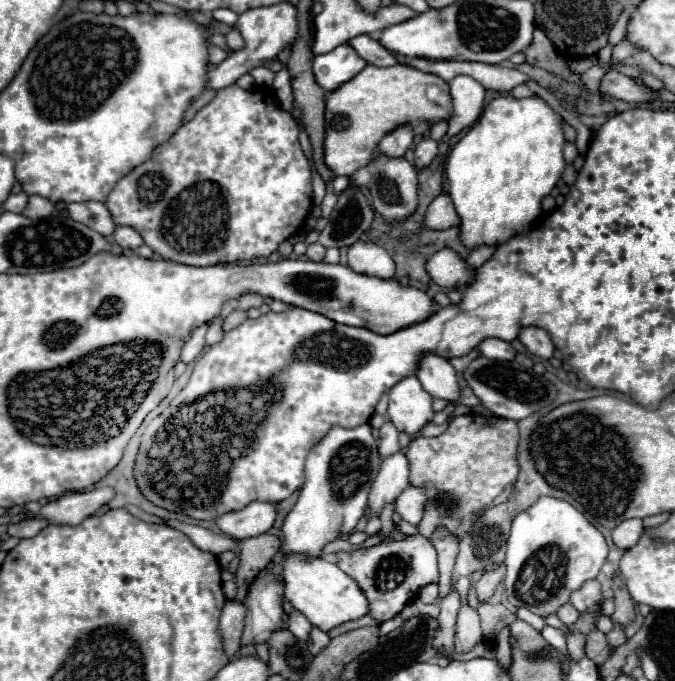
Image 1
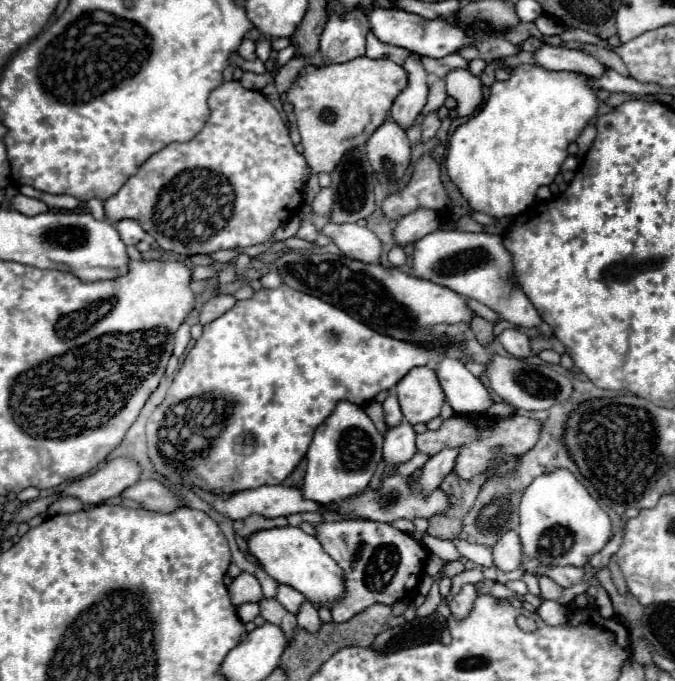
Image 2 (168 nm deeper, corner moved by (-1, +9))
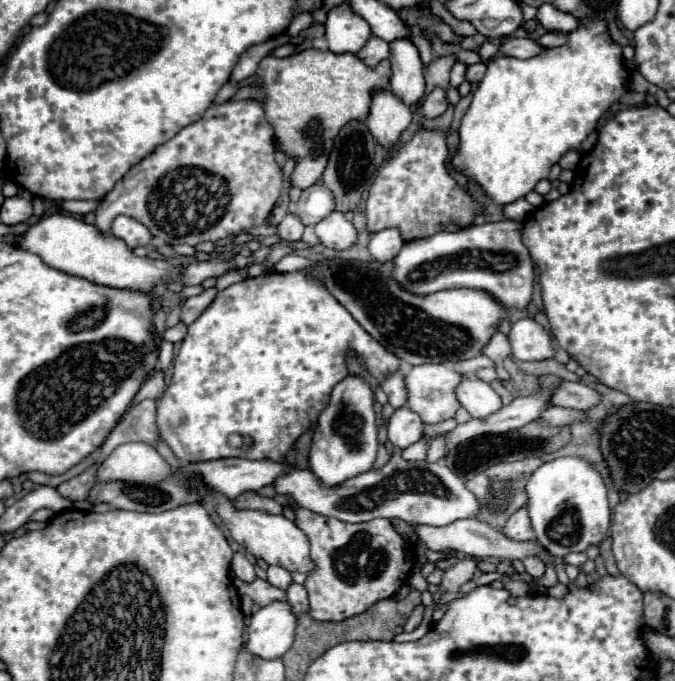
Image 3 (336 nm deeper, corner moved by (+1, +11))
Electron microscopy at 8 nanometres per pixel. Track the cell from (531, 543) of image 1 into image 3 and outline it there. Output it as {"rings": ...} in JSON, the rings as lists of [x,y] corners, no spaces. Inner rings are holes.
{"rings":[[[558,457],[540,465],[526,485],[528,511],[536,537],[556,557],[602,543],[610,527],[610,505],[600,471],[582,457]]]}

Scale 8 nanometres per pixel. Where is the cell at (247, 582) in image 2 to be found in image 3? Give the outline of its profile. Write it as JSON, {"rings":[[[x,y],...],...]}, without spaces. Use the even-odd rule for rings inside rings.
{"rings":[[[234,553],[234,557],[232,557],[232,571],[234,571],[234,575],[238,577],[238,579],[242,579],[242,581],[252,581],[254,577],[256,577],[256,573],[254,573],[254,565],[250,563],[250,559],[244,555],[244,553]]]}

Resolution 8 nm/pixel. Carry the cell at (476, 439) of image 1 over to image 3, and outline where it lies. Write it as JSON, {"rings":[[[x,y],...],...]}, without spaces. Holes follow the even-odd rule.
{"rings":[[[550,407],[540,417],[548,425],[568,425],[574,421],[586,421],[586,413],[578,409],[566,409],[566,407]]]}

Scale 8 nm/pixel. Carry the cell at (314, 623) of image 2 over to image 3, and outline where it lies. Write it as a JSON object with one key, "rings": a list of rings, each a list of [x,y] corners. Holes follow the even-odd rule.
{"rings":[[[292,583],[286,591],[288,595],[288,601],[292,605],[292,609],[296,613],[306,613],[308,611],[308,593],[306,593],[306,587],[304,585],[298,585],[298,583]]]}

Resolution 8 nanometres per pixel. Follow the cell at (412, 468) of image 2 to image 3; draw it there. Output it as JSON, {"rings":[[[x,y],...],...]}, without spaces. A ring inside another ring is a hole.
{"rings":[[[420,439],[420,441],[416,441],[414,445],[406,447],[406,449],[402,451],[402,457],[408,459],[408,461],[420,461],[420,459],[426,457],[426,447],[428,447],[428,439]]]}

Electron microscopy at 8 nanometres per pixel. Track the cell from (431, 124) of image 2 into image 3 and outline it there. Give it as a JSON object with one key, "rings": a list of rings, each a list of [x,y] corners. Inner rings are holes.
{"rings":[[[436,87],[422,103],[422,111],[430,119],[442,115],[446,111],[446,107],[448,107],[448,99],[446,99],[446,89],[442,89],[442,87]]]}

